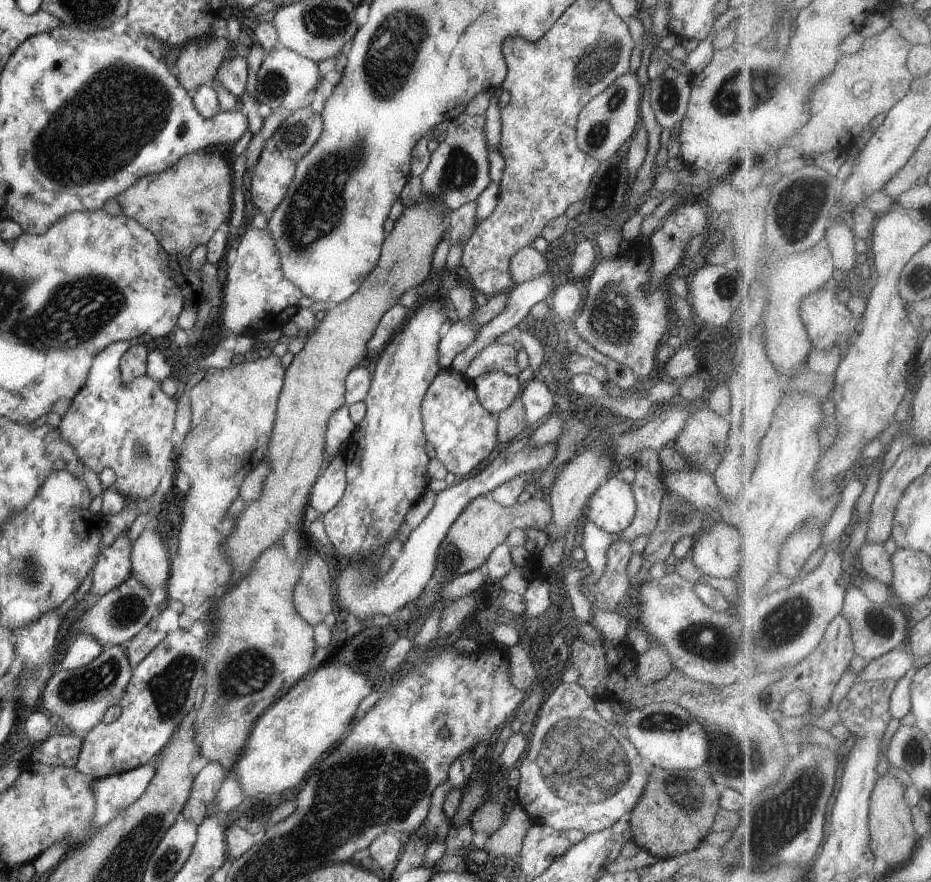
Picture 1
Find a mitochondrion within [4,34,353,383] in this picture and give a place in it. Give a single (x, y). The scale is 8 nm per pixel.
(105, 137)

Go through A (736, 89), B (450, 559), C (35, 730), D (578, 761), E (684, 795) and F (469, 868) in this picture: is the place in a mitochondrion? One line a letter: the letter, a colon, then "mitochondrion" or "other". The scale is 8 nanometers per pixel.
A: mitochondrion
B: mitochondrion
C: other
D: mitochondrion
E: mitochondrion
F: other

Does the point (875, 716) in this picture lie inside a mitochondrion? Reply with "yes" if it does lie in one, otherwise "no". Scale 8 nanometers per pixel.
no

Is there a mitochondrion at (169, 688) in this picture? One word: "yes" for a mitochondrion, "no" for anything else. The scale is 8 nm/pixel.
yes

